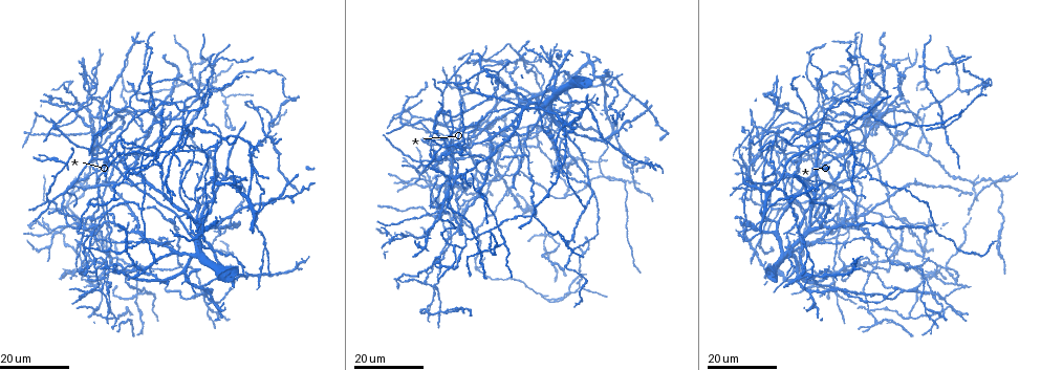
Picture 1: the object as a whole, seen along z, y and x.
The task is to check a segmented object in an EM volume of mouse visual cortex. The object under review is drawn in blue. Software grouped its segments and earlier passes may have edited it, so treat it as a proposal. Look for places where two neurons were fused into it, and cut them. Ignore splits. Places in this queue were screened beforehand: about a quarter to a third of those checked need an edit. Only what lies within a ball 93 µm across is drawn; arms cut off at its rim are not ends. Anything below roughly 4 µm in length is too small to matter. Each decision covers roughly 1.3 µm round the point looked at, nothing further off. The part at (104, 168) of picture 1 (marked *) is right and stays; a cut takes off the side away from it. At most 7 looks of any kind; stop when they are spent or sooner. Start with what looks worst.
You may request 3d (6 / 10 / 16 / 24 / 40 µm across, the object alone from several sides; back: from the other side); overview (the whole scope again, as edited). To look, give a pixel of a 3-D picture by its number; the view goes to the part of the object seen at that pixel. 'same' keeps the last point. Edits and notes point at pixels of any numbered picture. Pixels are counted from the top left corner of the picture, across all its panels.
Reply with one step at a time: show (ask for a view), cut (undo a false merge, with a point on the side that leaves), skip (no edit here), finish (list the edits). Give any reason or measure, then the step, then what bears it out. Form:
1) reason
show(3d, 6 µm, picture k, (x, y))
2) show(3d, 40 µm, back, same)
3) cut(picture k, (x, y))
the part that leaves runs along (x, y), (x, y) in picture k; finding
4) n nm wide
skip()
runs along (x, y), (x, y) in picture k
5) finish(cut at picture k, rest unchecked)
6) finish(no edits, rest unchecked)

thin arm on a thick one
show(3d, 24 µm, picture 1, (85, 224))

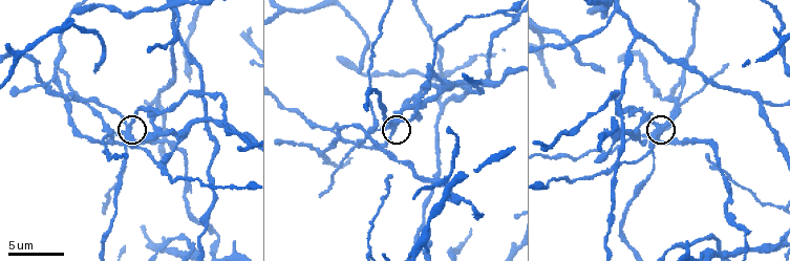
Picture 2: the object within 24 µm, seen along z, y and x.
show(3d, 10 µm, picture 2, (129, 130))

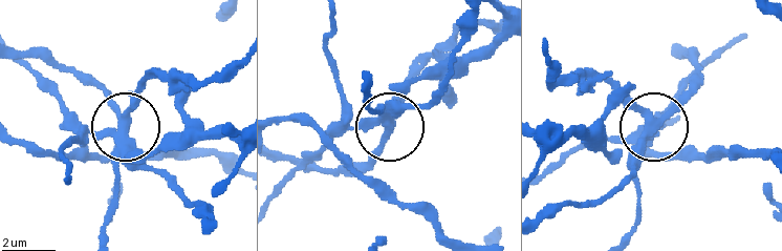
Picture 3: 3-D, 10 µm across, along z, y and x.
4 arms
cut(picture 3, (84, 125))
the part that leaves runs along (125, 143), (215, 220) in picture 3; a second neuron is stuck on

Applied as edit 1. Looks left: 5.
show(overview)

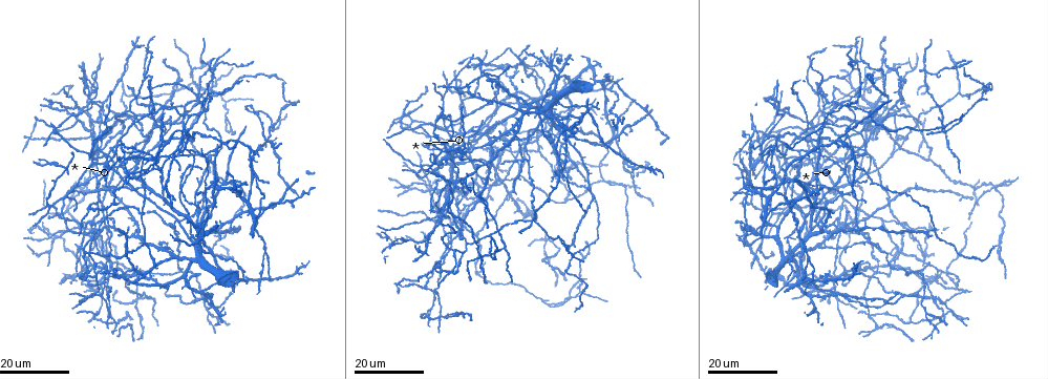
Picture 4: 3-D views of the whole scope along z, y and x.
show(3d, 16 µm, picture 4, (619, 121))

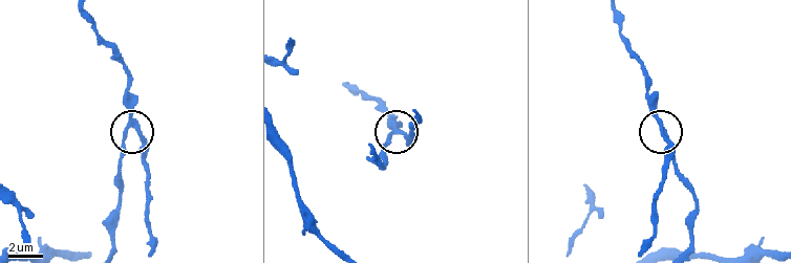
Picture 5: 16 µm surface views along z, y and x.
closer look
show(3d, 6 µm, picture 5, (128, 127))

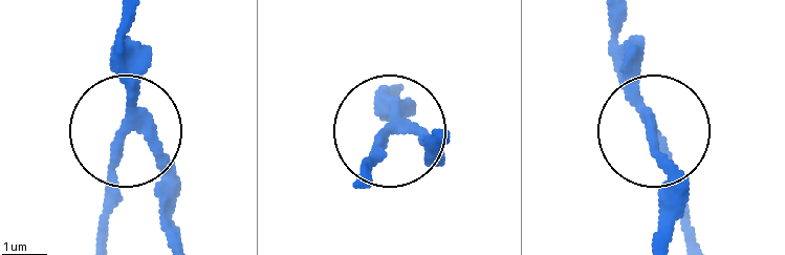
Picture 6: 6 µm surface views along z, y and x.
side arm 9 µm
skip()
runs along (120, 22), (131, 124), (157, 157), (172, 221) in picture 6; continuous, no second neuron

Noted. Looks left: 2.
side arm on a straight run
show(3d, 24 µm, picture 4, (938, 271))

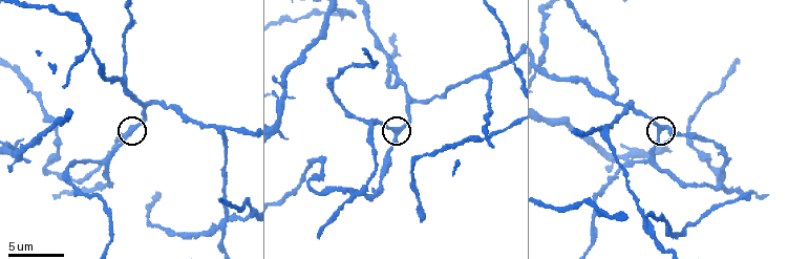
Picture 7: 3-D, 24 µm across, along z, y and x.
show(3d, 10 µm, picture 7, (397, 134))

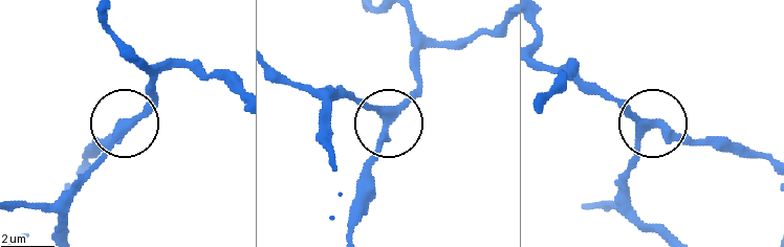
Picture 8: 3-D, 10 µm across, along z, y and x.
skip()
runs along (138, 58), (152, 95), (80, 177) in picture 8; continuous, no second neuron

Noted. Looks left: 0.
finish(cut at picture 3, rest unchecked)

